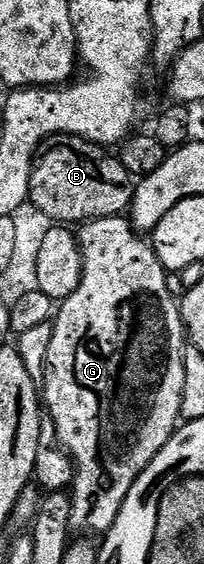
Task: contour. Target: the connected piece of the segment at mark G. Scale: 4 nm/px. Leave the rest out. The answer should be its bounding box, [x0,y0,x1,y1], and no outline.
[42,216,186,535]

